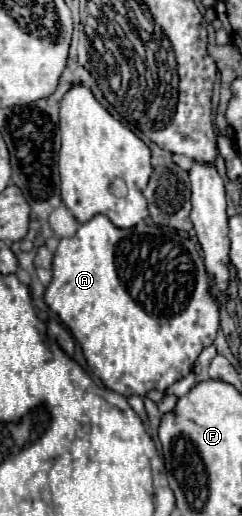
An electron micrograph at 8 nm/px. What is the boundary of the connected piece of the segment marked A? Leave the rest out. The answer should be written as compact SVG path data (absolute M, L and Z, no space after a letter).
M98 214L92 220L80 224L78 232L72 238L62 238L60 240L58 250L54 254L54 262L52 262L52 272L54 272L54 278L52 278L50 286L46 288L44 302L70 328L70 332L74 334L74 338L82 346L82 352L84 352L84 356L88 360L88 366L90 366L92 374L96 374L104 382L106 388L110 388L110 390L114 390L114 392L118 392L122 396L146 396L146 392L150 392L150 390L164 392L170 384L174 384L176 380L180 380L180 378L184 378L184 376L188 376L192 372L198 354L206 346L210 346L214 342L214 338L216 338L216 332L218 332L218 326L220 326L218 304L208 292L210 278L208 278L206 270L204 270L204 260L198 254L196 244L190 238L186 238L184 234L176 232L176 230L160 228L160 226L148 226L144 222L140 222L134 228L124 230L124 228L116 228L106 216Z

